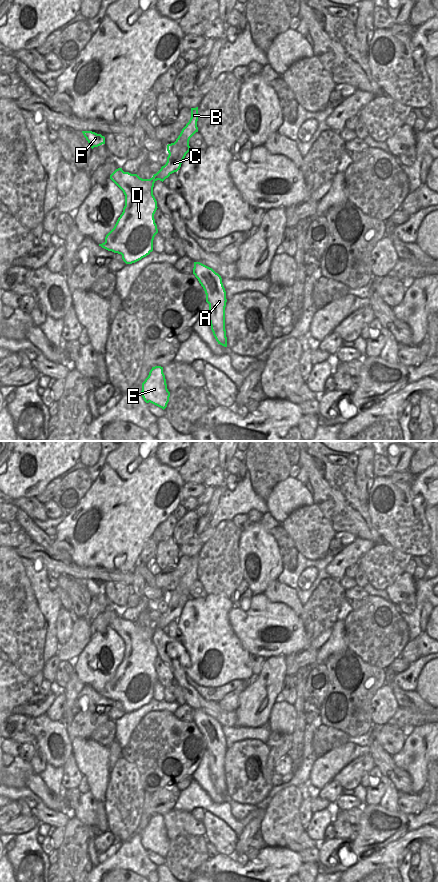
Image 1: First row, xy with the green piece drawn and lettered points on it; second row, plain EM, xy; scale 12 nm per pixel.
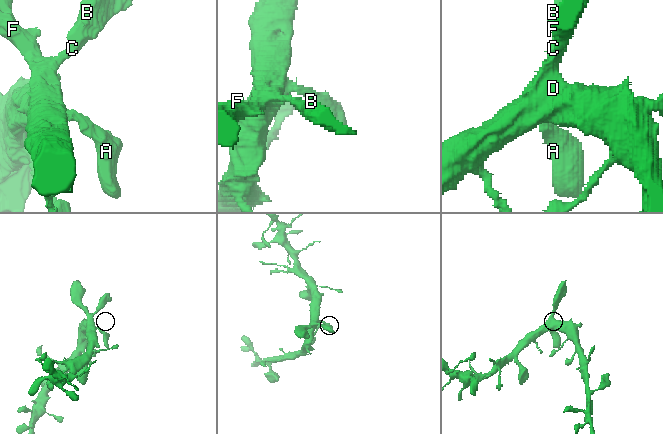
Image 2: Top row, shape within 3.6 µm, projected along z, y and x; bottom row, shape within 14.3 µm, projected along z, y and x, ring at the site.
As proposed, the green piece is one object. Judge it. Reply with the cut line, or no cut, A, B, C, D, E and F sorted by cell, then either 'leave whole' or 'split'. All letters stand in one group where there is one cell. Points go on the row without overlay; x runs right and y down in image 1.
no cut; A B C D E F; leave whole

